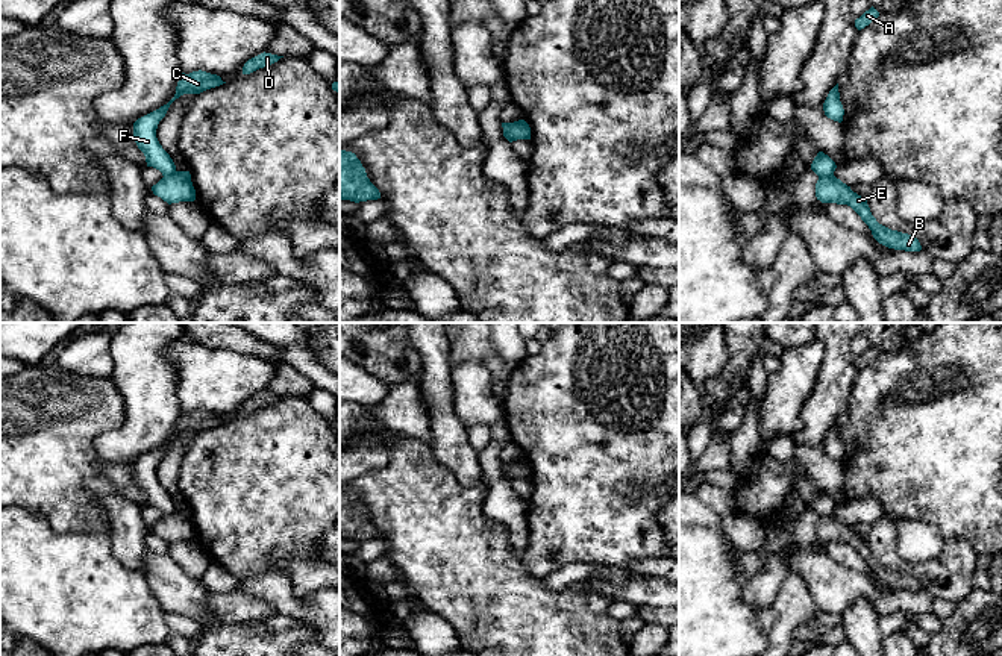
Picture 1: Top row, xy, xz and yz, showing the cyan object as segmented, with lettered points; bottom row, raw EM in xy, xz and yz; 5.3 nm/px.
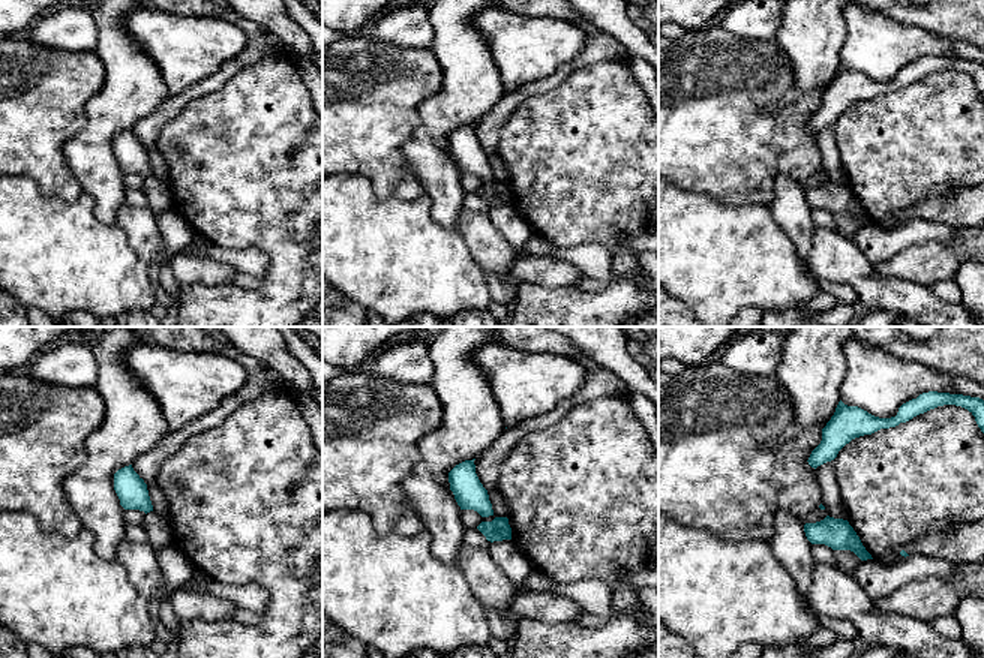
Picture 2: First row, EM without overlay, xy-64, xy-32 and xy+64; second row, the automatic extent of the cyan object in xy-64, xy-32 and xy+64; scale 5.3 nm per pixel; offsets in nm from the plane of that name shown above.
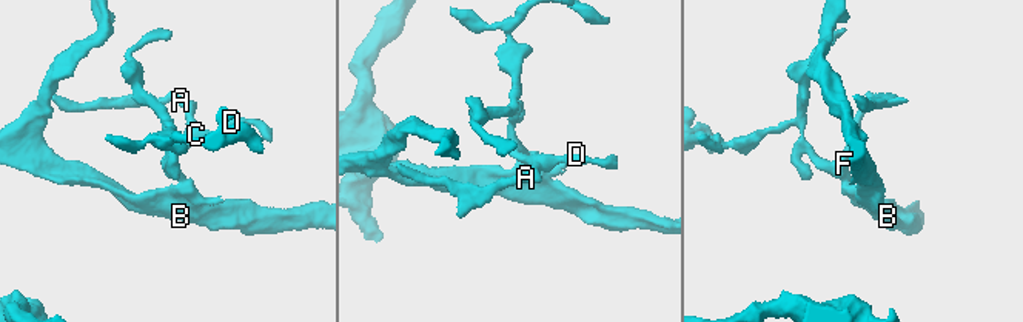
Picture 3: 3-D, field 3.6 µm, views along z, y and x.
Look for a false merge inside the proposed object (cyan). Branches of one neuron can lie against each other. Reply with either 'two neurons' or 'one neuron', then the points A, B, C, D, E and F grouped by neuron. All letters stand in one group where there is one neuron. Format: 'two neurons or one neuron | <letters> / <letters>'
two neurons | A C D F / B E

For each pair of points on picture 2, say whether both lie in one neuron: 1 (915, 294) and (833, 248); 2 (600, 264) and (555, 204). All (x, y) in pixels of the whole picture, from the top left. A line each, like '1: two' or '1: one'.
1: one
2: two

